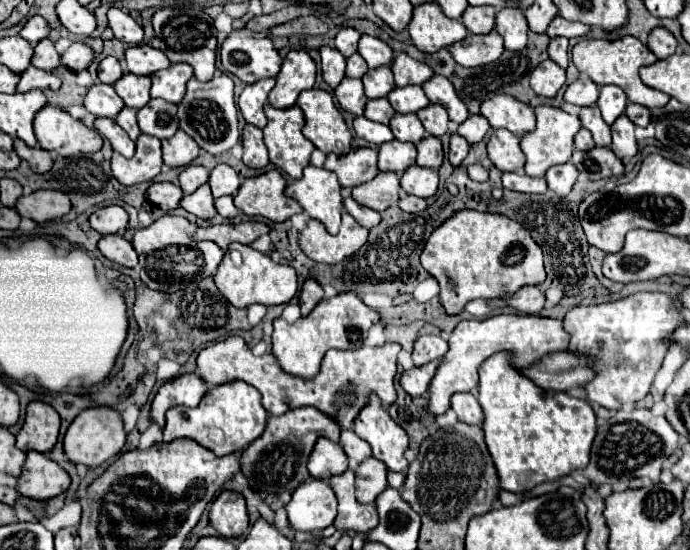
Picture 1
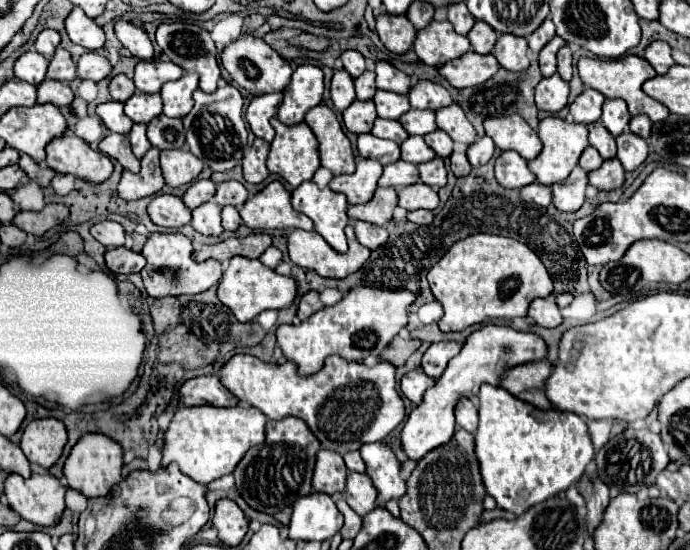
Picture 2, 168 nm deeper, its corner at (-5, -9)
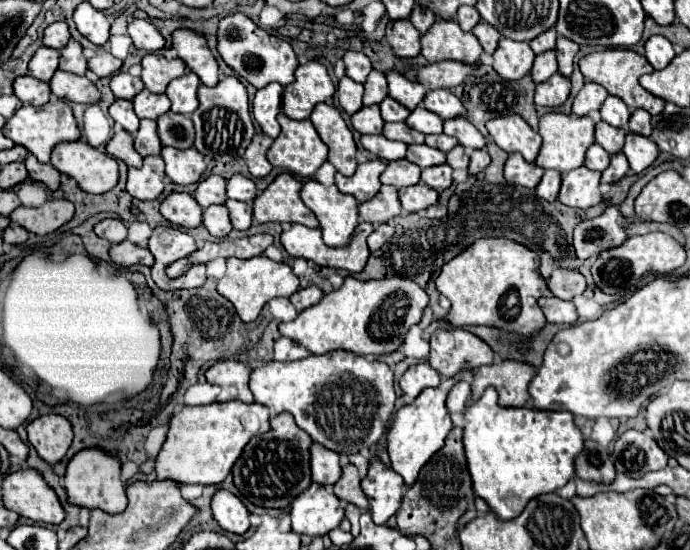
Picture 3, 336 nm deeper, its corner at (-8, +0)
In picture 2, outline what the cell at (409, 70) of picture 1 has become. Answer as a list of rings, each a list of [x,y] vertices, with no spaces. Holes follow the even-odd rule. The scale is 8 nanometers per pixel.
[[[417,80],[409,90],[409,102],[413,108],[431,108],[437,110],[441,106],[451,104],[451,94],[437,82],[431,80]]]

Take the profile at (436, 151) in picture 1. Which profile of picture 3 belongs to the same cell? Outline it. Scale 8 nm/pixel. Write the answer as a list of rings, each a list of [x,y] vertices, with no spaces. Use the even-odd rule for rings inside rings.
[[[448,163],[444,165],[436,165],[436,167],[428,167],[422,171],[422,181],[438,191],[444,191],[452,185],[452,167]]]

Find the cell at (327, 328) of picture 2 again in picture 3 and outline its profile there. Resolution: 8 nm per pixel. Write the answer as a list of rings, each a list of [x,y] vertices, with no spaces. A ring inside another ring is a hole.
[[[346,277],[340,289],[330,291],[310,309],[298,313],[294,321],[280,323],[282,335],[310,349],[314,355],[322,355],[334,349],[352,351],[358,355],[384,355],[394,353],[412,325],[420,323],[422,313],[428,305],[428,295],[412,279],[390,277],[360,281]]]

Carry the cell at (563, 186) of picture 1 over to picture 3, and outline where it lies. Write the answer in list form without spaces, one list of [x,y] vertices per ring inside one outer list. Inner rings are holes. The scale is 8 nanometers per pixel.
[[[578,167],[566,175],[562,175],[562,189],[558,199],[568,207],[588,209],[602,201],[600,195],[600,177],[602,173],[590,171],[586,167]]]

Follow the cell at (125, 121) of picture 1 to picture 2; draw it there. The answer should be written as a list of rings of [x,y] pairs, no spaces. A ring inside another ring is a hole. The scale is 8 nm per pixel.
[[[133,124],[131,132],[129,132],[129,140],[131,140],[131,146],[133,146],[133,154],[137,158],[143,158],[143,154],[151,148],[147,136],[145,136],[145,124]]]

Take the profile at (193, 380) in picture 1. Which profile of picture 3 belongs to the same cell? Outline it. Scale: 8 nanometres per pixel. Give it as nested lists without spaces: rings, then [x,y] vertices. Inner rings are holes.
[[[220,361],[206,371],[206,381],[212,385],[218,385],[222,389],[220,401],[238,399],[242,403],[252,403],[254,397],[248,389],[250,371],[252,371],[252,367],[248,363]]]

